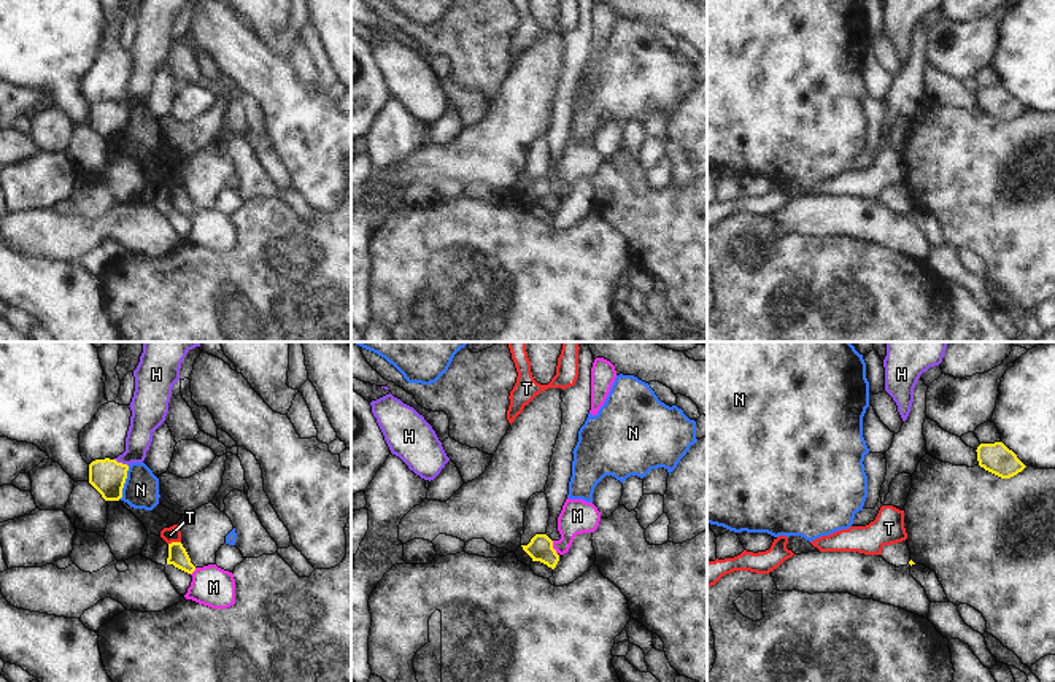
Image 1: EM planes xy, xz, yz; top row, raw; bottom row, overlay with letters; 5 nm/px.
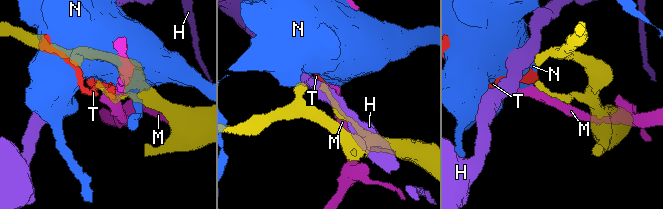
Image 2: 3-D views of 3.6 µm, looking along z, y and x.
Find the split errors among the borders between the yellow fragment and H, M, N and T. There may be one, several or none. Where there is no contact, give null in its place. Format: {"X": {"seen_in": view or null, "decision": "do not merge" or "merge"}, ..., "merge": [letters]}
{"H": {"seen_in": "xy", "decision": "do not merge"}, "M": {"seen_in": "xz", "decision": "do not merge"}, "N": {"seen_in": "xy", "decision": "do not merge"}, "T": {"seen_in": "xy", "decision": "do not merge"}, "merge": []}

